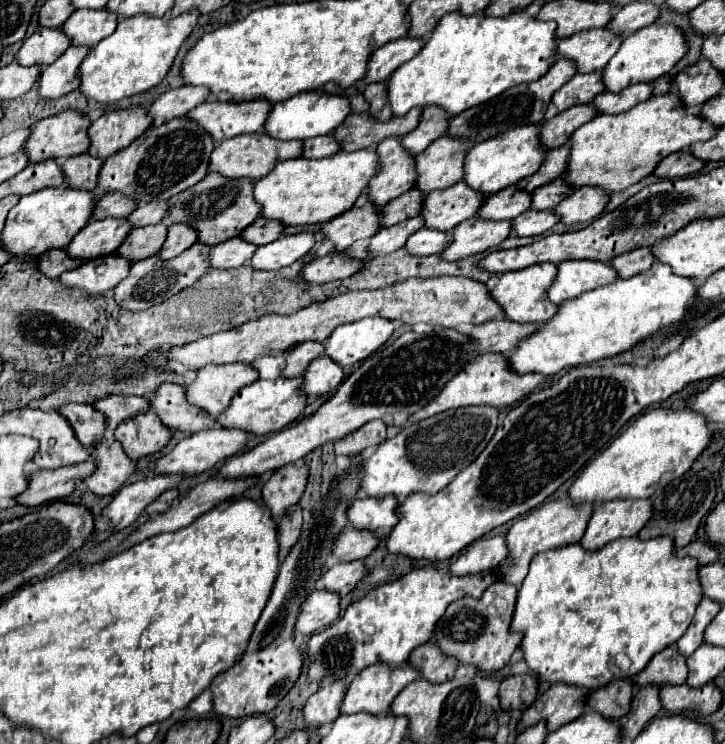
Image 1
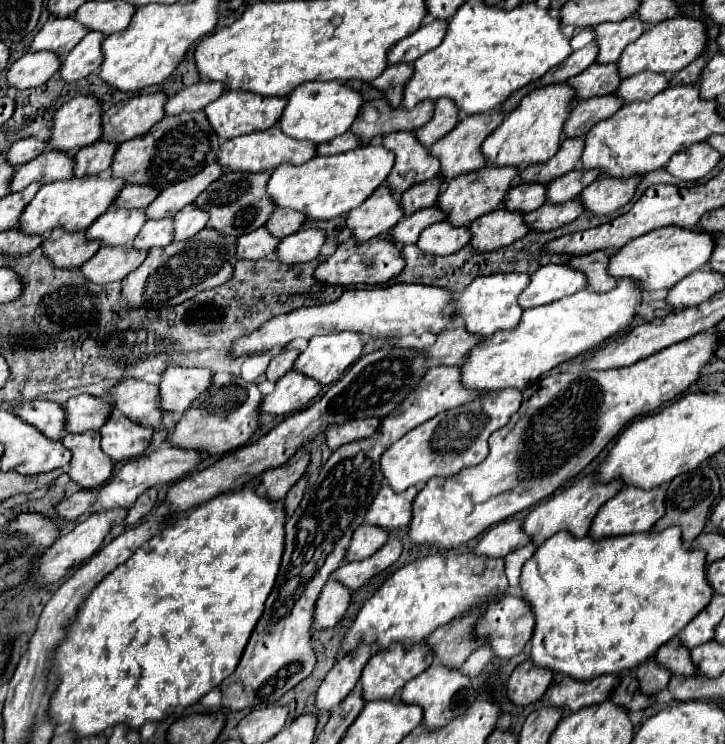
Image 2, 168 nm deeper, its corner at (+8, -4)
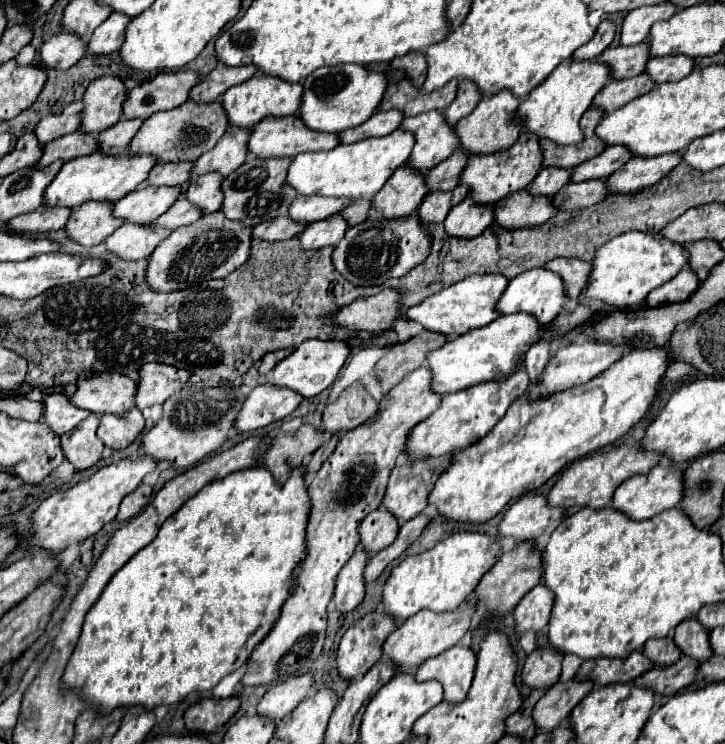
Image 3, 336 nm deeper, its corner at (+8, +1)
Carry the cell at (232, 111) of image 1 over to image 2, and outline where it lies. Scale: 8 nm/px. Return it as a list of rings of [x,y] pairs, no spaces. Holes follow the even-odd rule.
[[[223,92],[221,98],[207,104],[203,108],[203,112],[205,112],[209,124],[213,126],[213,130],[217,132],[217,136],[227,140],[227,138],[235,138],[235,136],[243,136],[243,134],[273,128],[277,124],[277,120],[281,118],[281,112],[283,112],[285,104],[287,104],[285,98],[259,98],[259,94]]]

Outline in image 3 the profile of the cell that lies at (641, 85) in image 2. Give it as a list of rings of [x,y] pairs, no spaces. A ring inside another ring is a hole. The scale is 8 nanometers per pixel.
[[[675,55],[675,57],[653,57],[647,63],[647,75],[651,75],[653,81],[665,83],[665,81],[681,81],[687,77],[695,67],[695,59]]]

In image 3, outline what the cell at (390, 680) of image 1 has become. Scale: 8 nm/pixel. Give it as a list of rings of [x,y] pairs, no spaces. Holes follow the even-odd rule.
[[[475,597],[467,599],[451,613],[431,613],[431,609],[423,609],[423,613],[415,613],[415,617],[409,617],[395,633],[389,635],[389,639],[383,645],[383,653],[385,655],[389,653],[389,659],[397,663],[401,671],[409,671],[415,665],[419,667],[429,657],[435,657],[445,649],[453,647],[471,629],[471,619],[475,613],[477,613]]]

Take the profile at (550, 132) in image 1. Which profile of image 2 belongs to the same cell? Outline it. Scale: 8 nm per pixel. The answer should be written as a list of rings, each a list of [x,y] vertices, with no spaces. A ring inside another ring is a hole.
[[[599,96],[599,98],[589,98],[589,100],[581,100],[573,106],[567,122],[563,124],[563,134],[567,138],[581,138],[583,134],[587,134],[587,130],[601,122],[611,118],[619,108],[621,108],[621,100],[617,100],[615,96]]]

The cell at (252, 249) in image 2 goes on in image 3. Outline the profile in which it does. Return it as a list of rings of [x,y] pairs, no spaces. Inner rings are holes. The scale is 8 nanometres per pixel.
[[[277,217],[271,221],[265,221],[261,225],[255,227],[253,237],[261,239],[261,241],[283,241],[283,239],[291,239],[297,237],[299,233],[303,233],[303,229],[309,223],[301,223],[301,221],[291,221],[291,217]]]

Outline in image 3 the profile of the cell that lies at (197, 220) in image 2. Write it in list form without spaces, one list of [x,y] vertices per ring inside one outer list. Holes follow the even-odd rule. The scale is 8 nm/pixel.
[[[205,173],[203,177],[197,177],[193,183],[189,183],[185,197],[203,209],[203,215],[215,213],[221,203],[223,203],[223,191],[219,189],[219,185],[223,183],[223,179],[219,177],[219,173]]]

